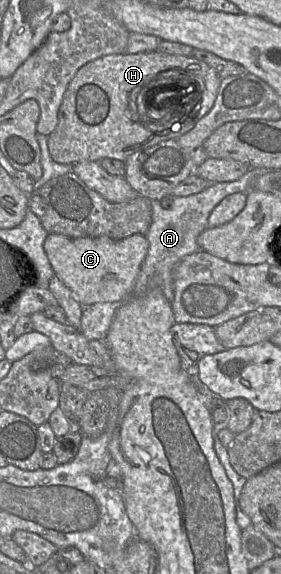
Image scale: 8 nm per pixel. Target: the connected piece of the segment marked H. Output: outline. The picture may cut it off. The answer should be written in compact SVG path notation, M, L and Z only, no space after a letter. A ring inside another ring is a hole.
M150 51L150 52L144 52L144 53L136 53L136 54L128 54L128 53L122 53L122 54L111 54L102 56L98 59L95 59L91 62L88 62L84 66L82 66L72 79L72 81L69 83L67 90L65 91L63 101L61 103L61 106L59 108L58 113L58 124L56 129L48 136L48 148L49 153L52 157L52 159L59 163L59 164L75 164L77 162L81 161L96 161L99 162L103 158L113 158L117 160L121 160L125 162L125 160L134 152L141 150L143 148L151 147L154 145L157 145L163 141L170 140L170 139L178 139L180 136L186 134L191 129L194 128L194 126L197 124L197 122L203 118L213 107L219 88L221 85L221 78L218 76L216 71L211 68L209 65L207 65L205 62L196 59L194 56L187 57L187 56L181 56L181 55L173 55L163 52ZM182 71L186 74L189 74L194 72L195 76L195 92L192 93L196 99L189 102L185 102L185 108L182 109L182 118L181 118L181 124L180 122L172 123L172 120L170 120L170 107L167 110L166 116L162 116L161 114L161 100L165 98L172 97L173 99L171 101L174 102L174 105L176 104L176 97L174 96L174 93L172 93L169 90L169 86L176 86L172 89L174 89L175 92L184 91L183 85L185 84L185 89L189 86L189 84L193 84L192 82L188 82L188 77L184 77L182 74ZM164 72L181 72L181 75L172 75L172 76L180 76L179 78L184 78L180 80L160 80L164 77Z

